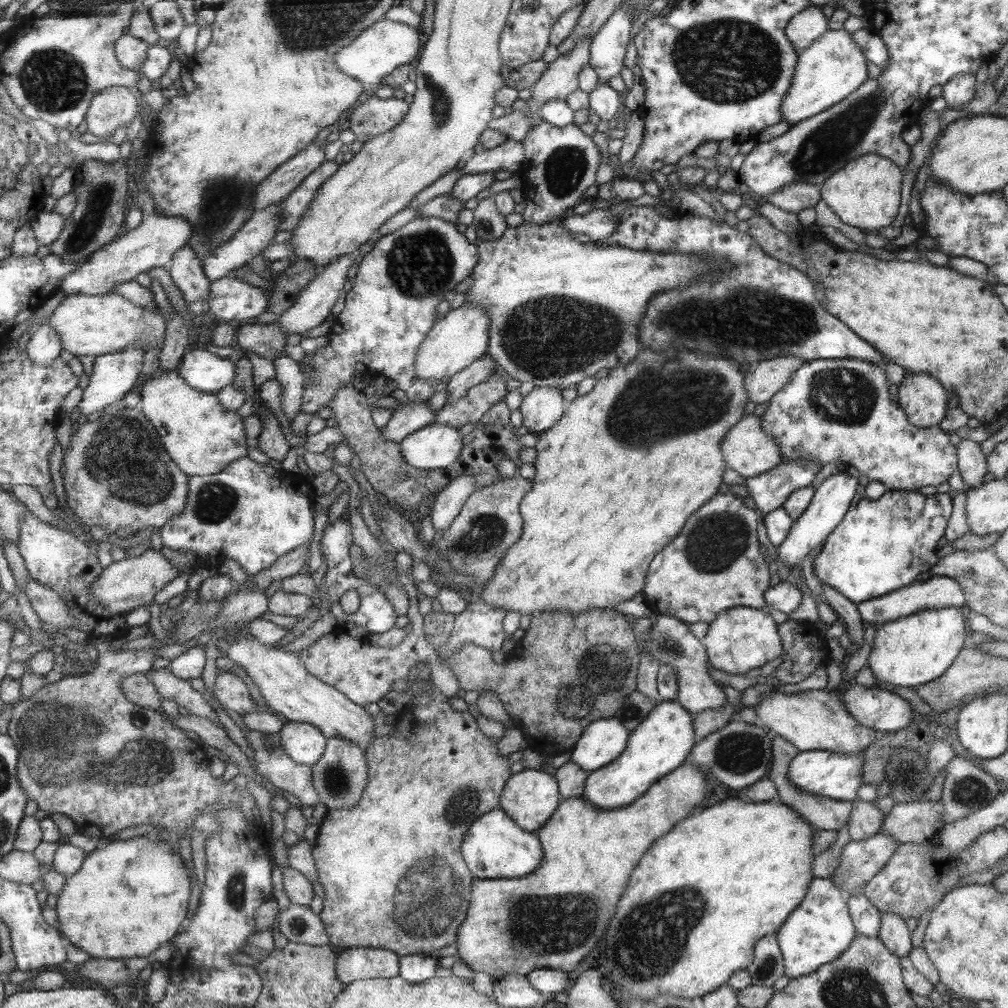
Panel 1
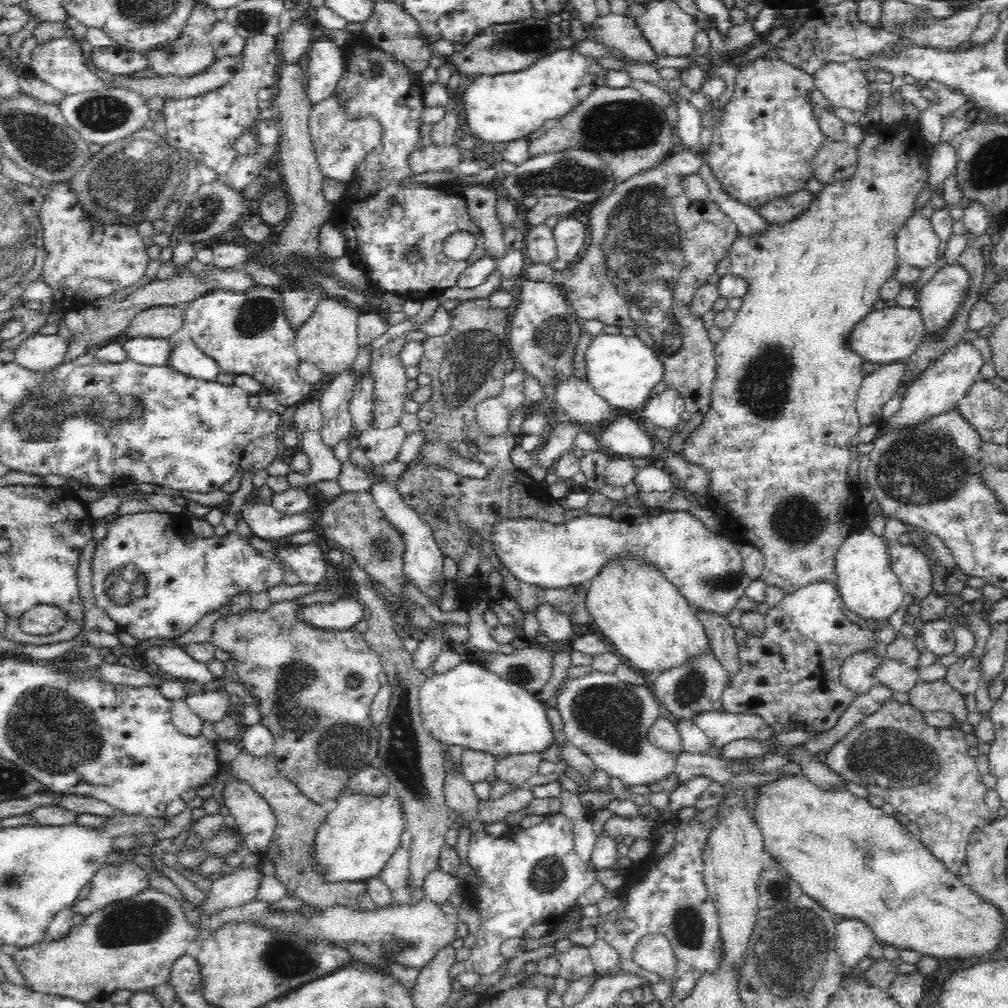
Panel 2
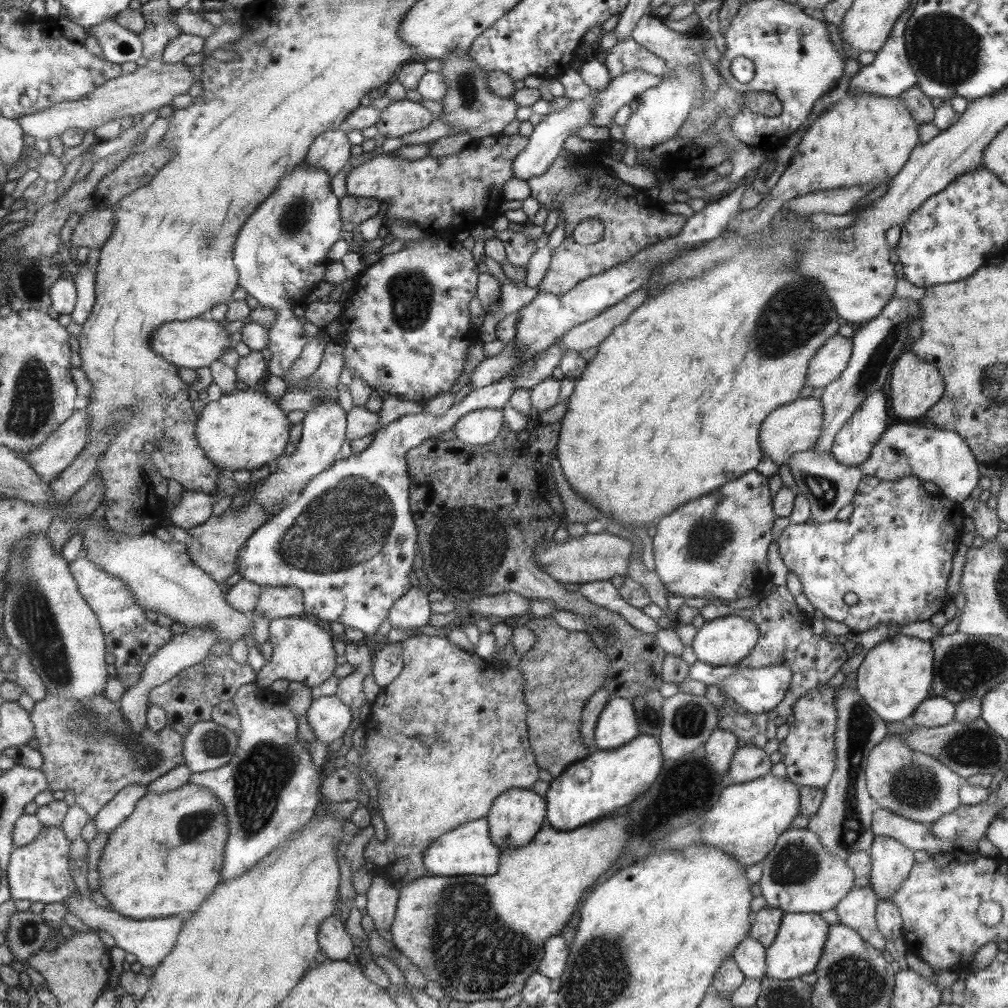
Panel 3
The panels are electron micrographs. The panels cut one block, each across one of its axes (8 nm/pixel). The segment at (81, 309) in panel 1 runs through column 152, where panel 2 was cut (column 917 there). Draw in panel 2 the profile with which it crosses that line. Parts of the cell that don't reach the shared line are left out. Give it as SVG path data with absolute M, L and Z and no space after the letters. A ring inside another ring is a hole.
M886 307L873 310L863 321L856 324L849 340L849 348L855 355L860 355L864 362L888 365L905 360L915 353L924 335L924 322L917 308Z

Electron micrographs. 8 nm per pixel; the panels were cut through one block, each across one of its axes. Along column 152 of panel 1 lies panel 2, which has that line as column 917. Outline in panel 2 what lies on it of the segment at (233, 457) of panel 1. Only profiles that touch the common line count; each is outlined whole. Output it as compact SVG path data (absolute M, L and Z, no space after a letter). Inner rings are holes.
M962 340L946 351L945 354L940 355L936 362L907 386L899 410L893 417L881 422L881 430L888 430L890 427L915 425L924 419L928 419L930 415L956 408L957 402L967 393L972 384L980 379L980 370L983 364L982 356L975 346Z

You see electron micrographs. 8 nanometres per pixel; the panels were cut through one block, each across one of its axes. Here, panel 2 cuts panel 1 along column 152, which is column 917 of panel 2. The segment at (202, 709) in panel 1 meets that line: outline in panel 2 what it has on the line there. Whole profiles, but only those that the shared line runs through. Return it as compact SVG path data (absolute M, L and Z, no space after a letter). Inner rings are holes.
M885 656L881 658L874 672L875 682L886 685L893 692L906 692L906 694L918 684L920 679L916 668Z

